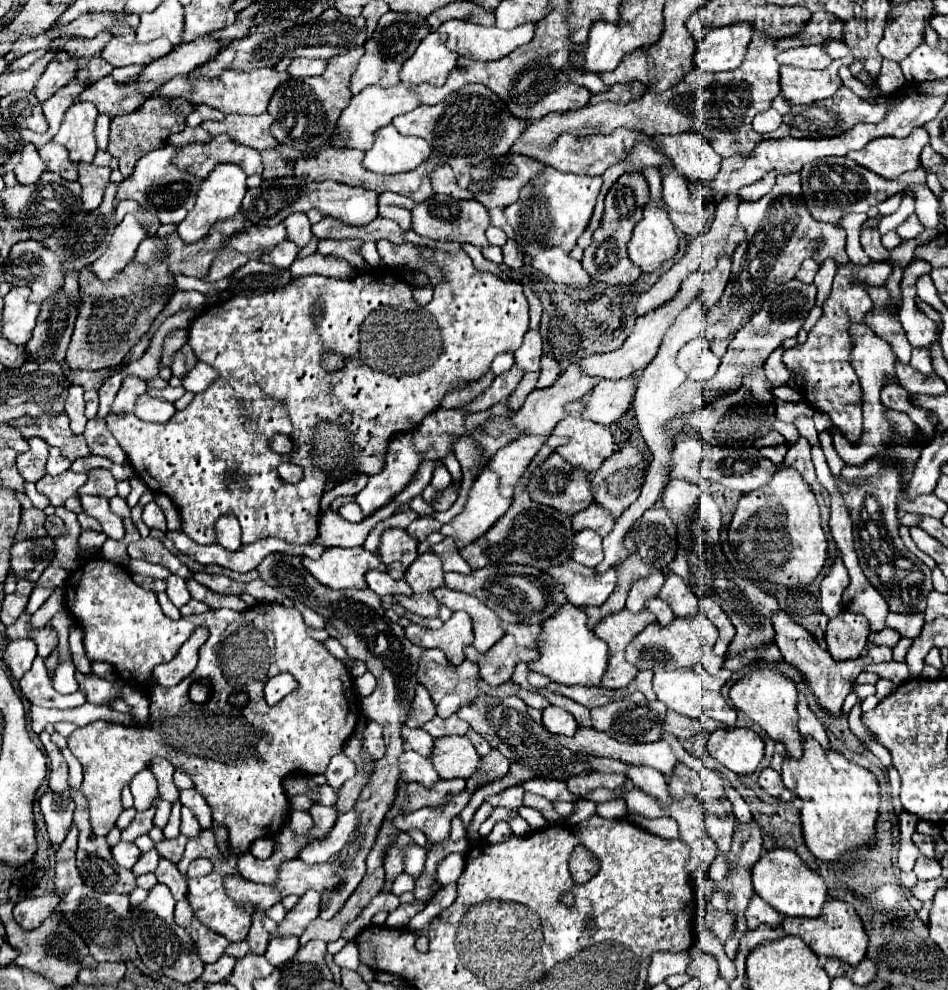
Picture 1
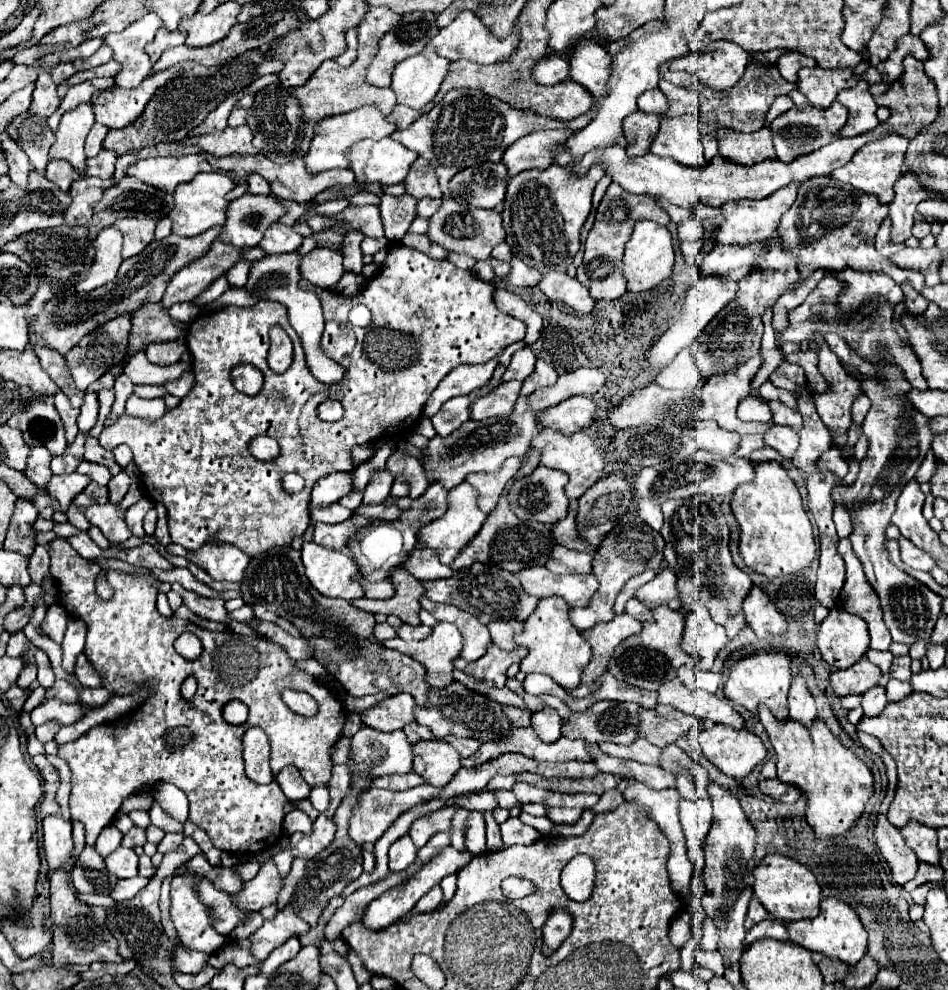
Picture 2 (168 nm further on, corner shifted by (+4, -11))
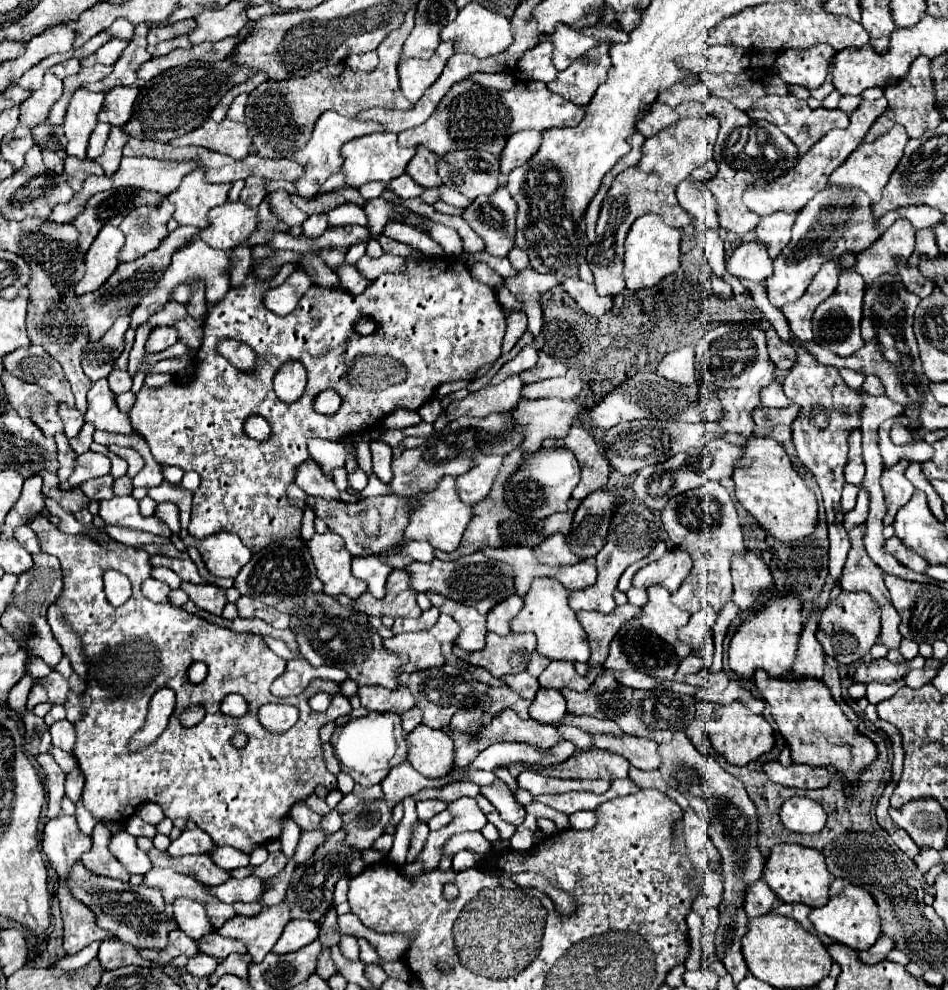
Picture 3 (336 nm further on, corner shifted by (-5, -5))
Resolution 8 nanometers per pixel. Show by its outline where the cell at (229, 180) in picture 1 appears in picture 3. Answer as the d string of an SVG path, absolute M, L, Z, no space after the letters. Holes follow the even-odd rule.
M195 168L183 178L181 186L167 196L169 202L175 204L173 218L179 224L207 228L209 210L225 204L229 190L231 184L211 184L205 180L205 170Z

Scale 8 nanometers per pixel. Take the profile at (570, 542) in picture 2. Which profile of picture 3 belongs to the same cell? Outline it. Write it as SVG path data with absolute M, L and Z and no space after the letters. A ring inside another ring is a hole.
M571 498L569 500L569 510L567 512L559 512L559 514L553 514L553 516L549 516L549 518L545 518L543 520L543 524L541 524L541 528L539 528L539 532L543 532L543 534L555 534L555 532L561 532L561 534L569 534L571 532L571 524L573 524L573 514L575 514L575 510L579 508L579 500L575 500L575 498Z

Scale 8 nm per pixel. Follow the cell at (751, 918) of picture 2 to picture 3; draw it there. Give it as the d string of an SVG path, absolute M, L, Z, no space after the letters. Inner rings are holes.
M755 882L747 888L747 898L745 898L745 910L749 918L757 918L763 914L769 914L775 902L775 894L773 890L763 882Z

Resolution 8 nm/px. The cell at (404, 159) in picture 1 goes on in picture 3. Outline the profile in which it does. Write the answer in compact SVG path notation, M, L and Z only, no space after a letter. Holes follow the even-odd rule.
M383 132L383 134L369 134L357 140L351 140L343 146L343 172L347 176L347 184L351 188L359 188L367 182L387 182L397 178L405 172L409 160L415 156L415 148L401 148L397 144L397 134Z

